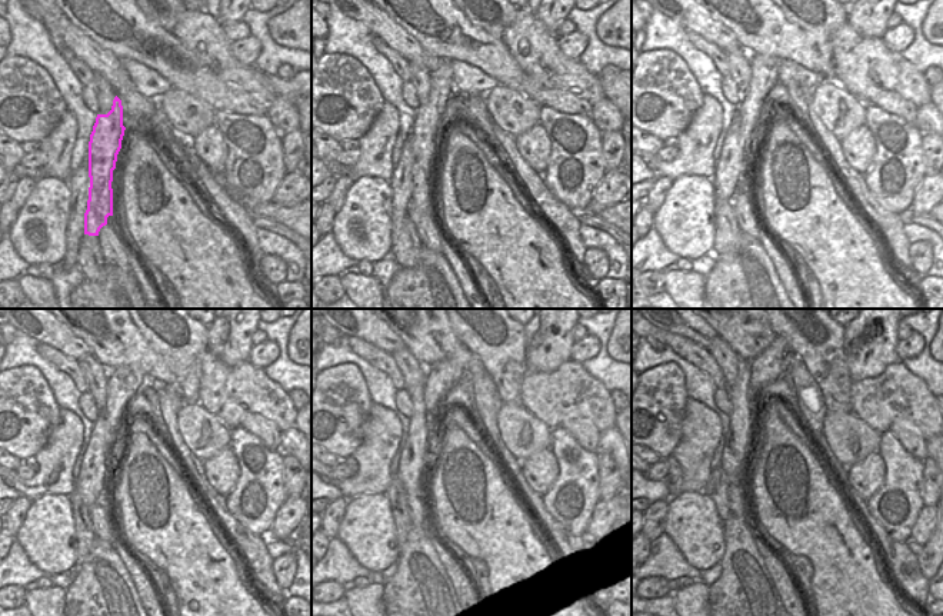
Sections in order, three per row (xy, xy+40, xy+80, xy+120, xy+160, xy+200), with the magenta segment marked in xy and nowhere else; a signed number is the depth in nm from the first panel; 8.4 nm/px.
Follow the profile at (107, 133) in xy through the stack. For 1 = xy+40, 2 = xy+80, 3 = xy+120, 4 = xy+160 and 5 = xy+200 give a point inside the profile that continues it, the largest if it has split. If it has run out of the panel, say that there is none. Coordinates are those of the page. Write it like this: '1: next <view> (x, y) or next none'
1: next xy+40 (423, 137)
2: next xy+80 (765, 69)
3: next xy+120 (125, 382)
4: next xy+160 (442, 376)
5: next xy+200 (779, 356)

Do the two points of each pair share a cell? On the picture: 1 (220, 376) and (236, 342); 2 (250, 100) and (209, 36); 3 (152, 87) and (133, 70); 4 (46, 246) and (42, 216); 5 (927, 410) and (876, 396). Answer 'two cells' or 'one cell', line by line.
1: two cells
2: two cells
3: one cell
4: one cell
5: one cell

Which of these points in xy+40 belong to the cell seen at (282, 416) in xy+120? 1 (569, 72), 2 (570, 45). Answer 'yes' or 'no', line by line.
1: yes
2: no

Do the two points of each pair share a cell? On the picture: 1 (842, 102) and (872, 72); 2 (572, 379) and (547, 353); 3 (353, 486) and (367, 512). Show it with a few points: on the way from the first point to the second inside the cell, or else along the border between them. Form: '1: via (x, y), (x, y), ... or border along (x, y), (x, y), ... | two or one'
1: border along (826, 79), (836, 80), (867, 103) | two
2: border along (569, 359), (552, 370), (529, 370) | two
3: border along (385, 492), (363, 492), (347, 500) | two

